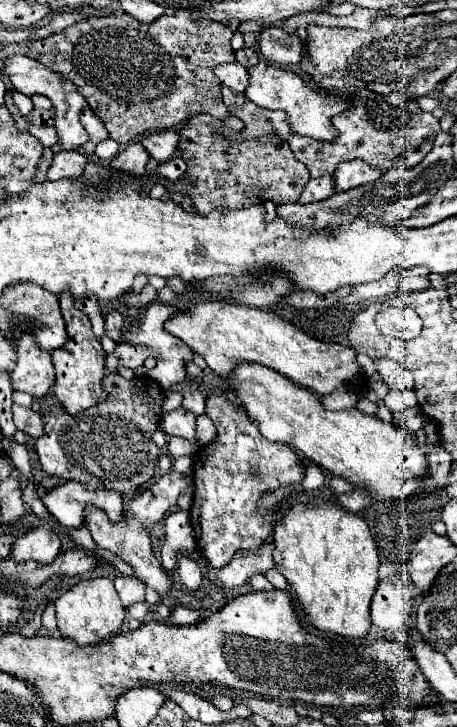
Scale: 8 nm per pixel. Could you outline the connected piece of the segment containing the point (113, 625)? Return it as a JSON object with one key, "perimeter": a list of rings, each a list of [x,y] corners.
{"perimeter":[[[106,578],[78,582],[54,602],[54,608],[56,608],[58,630],[62,632],[62,638],[68,638],[78,646],[94,646],[114,638],[122,630],[126,618],[126,610],[114,590],[114,582]]]}

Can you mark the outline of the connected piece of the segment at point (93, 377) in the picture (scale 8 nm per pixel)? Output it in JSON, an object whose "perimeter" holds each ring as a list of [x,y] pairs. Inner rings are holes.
{"perimeter":[[[62,292],[58,298],[60,298],[60,310],[62,310],[62,316],[66,322],[66,330],[68,330],[68,342],[60,350],[52,352],[52,360],[54,360],[54,368],[56,368],[54,394],[68,414],[80,414],[82,410],[96,406],[96,402],[106,400],[106,390],[102,384],[102,378],[106,374],[106,364],[104,364],[106,354],[102,350],[100,340],[92,332],[90,318],[74,308],[72,294]]]}

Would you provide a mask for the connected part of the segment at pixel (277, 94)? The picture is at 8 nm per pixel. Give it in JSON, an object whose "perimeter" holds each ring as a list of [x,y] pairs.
{"perimeter":[[[262,60],[258,66],[252,66],[248,74],[250,74],[250,86],[244,92],[246,98],[262,108],[286,112],[288,126],[290,130],[294,130],[294,134],[308,136],[318,142],[332,142],[338,136],[336,128],[332,126],[332,118],[350,108],[350,102],[346,102],[342,96],[310,90],[308,84],[298,74],[284,70],[280,66],[274,66],[266,60]]]}

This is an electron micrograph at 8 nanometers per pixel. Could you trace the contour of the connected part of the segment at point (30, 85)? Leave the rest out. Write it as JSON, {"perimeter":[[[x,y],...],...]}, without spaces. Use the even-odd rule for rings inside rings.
{"perimeter":[[[14,56],[14,58],[8,58],[4,62],[4,72],[8,72],[8,78],[12,82],[12,86],[26,94],[26,96],[34,96],[34,94],[42,94],[42,96],[48,96],[56,108],[56,132],[58,132],[58,142],[62,146],[62,150],[78,150],[82,144],[86,144],[88,140],[88,134],[86,130],[80,126],[80,112],[82,108],[86,106],[86,100],[76,92],[76,86],[64,78],[60,78],[60,74],[56,72],[50,72],[46,66],[42,66],[40,62],[34,62],[32,58],[26,58],[26,56]]]}

